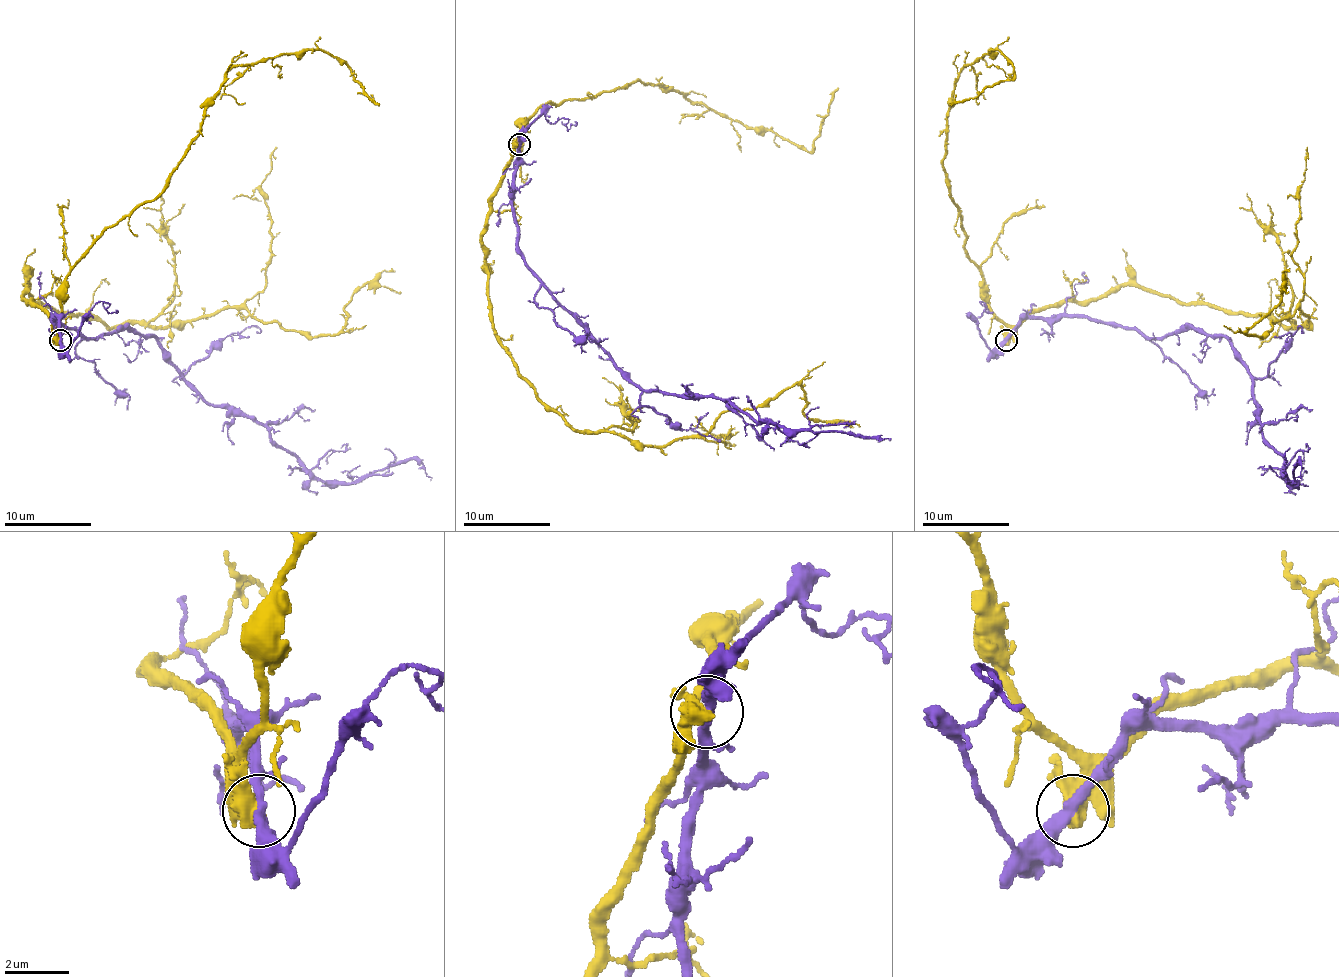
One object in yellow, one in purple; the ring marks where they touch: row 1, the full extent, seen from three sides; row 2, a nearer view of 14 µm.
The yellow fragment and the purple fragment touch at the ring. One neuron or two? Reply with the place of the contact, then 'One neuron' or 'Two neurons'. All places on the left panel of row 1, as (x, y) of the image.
Place: (60, 340). Two neurons

